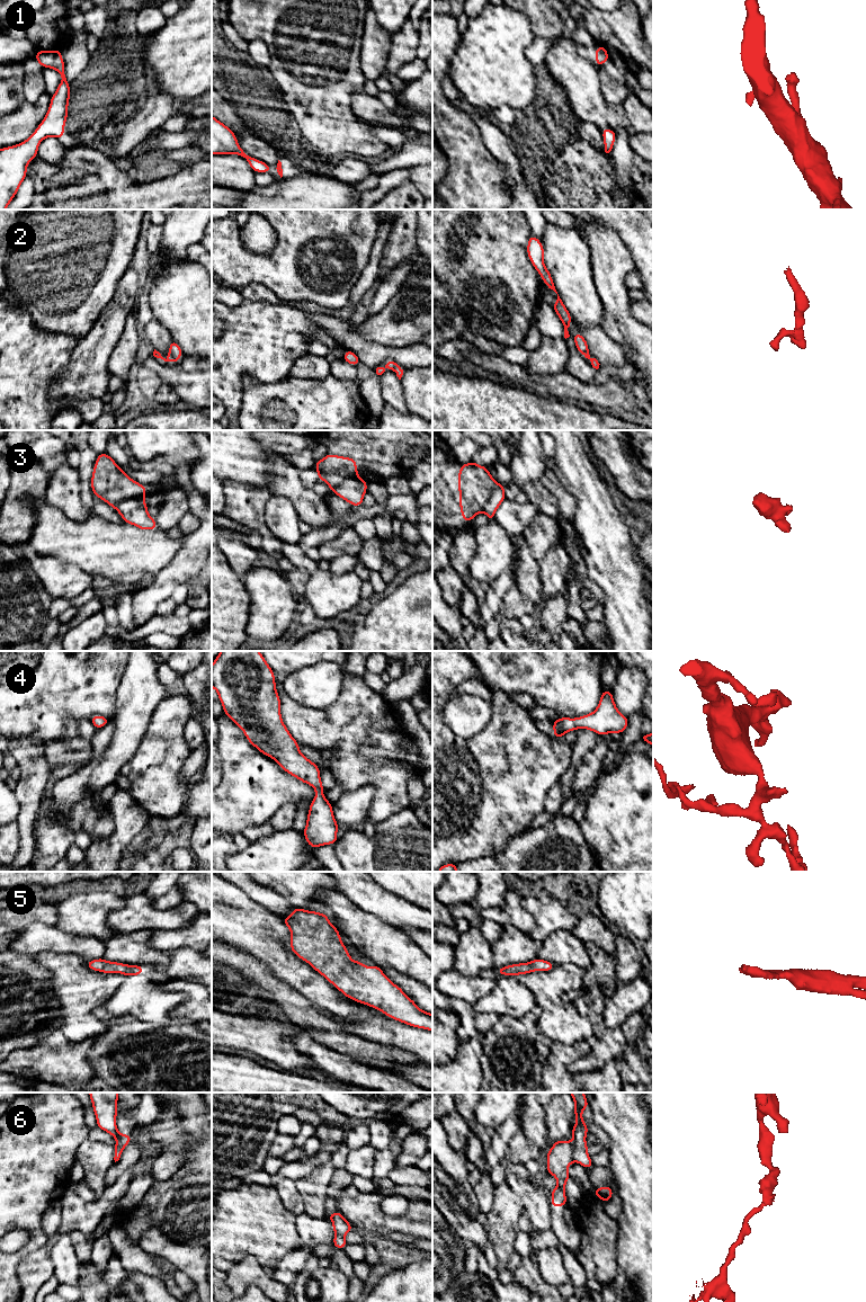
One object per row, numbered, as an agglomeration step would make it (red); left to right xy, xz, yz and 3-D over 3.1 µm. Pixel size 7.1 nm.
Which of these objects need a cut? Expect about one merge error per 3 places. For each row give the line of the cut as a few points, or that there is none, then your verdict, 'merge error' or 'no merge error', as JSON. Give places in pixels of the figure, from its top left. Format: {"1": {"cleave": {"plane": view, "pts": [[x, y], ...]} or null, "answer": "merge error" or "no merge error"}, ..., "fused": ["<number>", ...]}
{"1": {"cleave": null, "answer": "no merge error"}, "2": {"cleave": null, "answer": "no merge error"}, "3": {"cleave": {"plane": "xy", "pts": [[143, 497], [124, 499], [115, 508]]}, "answer": "merge error"}, "4": {"cleave": null, "answer": "no merge error"}, "5": {"cleave": null, "answer": "no merge error"}, "6": {"cleave": {"plane": "yz", "pts": [[576, 1142], [572, 1160]]}, "answer": "merge error"}, "fused": ["3", "6"]}

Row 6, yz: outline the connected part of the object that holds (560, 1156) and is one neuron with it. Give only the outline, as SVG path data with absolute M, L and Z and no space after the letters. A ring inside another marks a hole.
M559 1140L547 1151L546 1172L557 1180L557 1186L550 1192L554 1200L548 1198L551 1206L555 1209L566 1206L565 1184L570 1179L568 1168L573 1161L574 1144L574 1141Z

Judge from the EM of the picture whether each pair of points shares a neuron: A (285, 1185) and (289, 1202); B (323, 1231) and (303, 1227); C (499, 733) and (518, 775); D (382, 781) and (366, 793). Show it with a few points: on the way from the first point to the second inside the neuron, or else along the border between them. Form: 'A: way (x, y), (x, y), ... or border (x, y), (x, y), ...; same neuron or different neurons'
A: way (286, 1189), (289, 1197); same neuron
B: way (319, 1231), (312, 1231), (307, 1227); same neuron
C: way (509, 743), (510, 765); same neuron
D: border (348, 791), (365, 785), (374, 788), (368, 813); different neurons

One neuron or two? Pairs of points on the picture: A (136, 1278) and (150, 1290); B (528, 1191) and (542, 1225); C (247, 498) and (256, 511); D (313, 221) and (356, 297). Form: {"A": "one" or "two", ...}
{"A": "one", "B": "one", "C": "one", "D": "two"}

